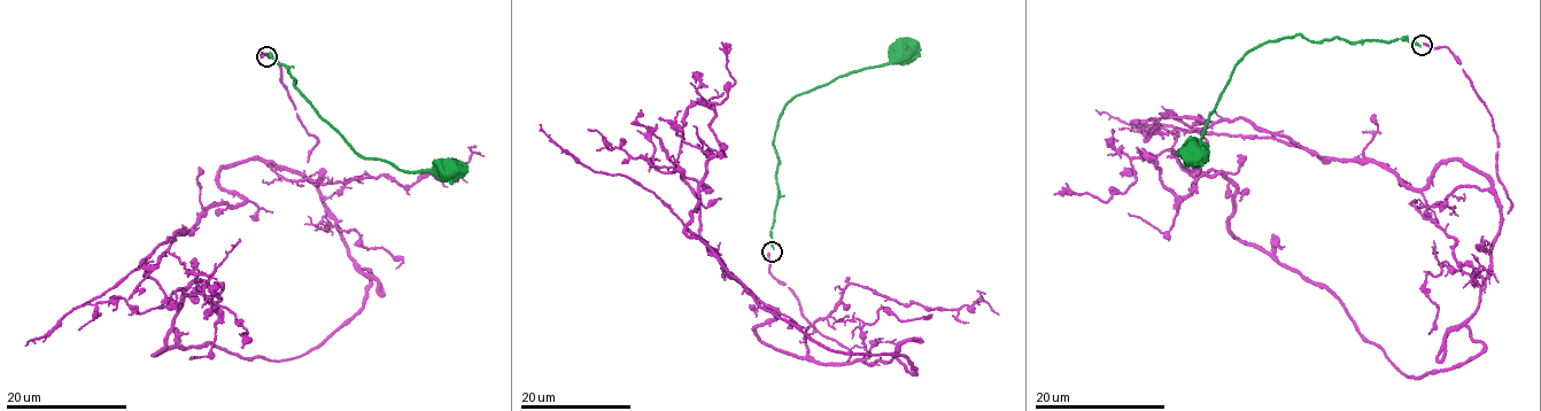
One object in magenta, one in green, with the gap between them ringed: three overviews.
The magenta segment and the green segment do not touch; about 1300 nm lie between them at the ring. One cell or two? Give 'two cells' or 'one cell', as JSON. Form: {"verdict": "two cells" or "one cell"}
{"verdict": "two cells"}

